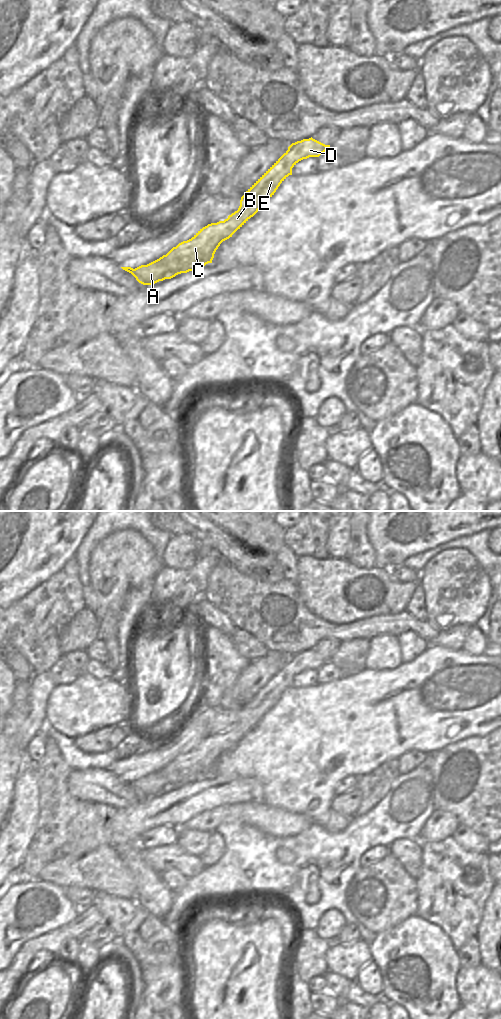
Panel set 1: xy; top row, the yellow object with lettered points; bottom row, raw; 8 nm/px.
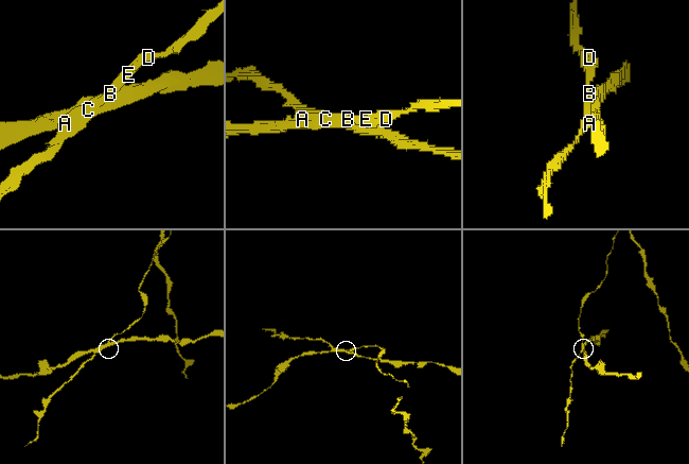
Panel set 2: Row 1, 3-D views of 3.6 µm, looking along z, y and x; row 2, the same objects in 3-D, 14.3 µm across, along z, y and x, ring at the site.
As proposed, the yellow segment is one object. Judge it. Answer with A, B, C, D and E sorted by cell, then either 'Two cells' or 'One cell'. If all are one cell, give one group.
Groups: A C / B D E. Two cells.

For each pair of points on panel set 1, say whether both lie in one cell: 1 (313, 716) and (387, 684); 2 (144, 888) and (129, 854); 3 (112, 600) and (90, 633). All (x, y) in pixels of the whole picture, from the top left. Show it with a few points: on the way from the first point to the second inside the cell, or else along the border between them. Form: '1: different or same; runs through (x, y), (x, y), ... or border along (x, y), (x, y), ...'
1: same; runs through (331, 716), (359, 712), (369, 702)
2: same; runs through (144, 880), (144, 874), (135, 862)
3: different; border along (89, 609), (99, 624), (98, 638)

